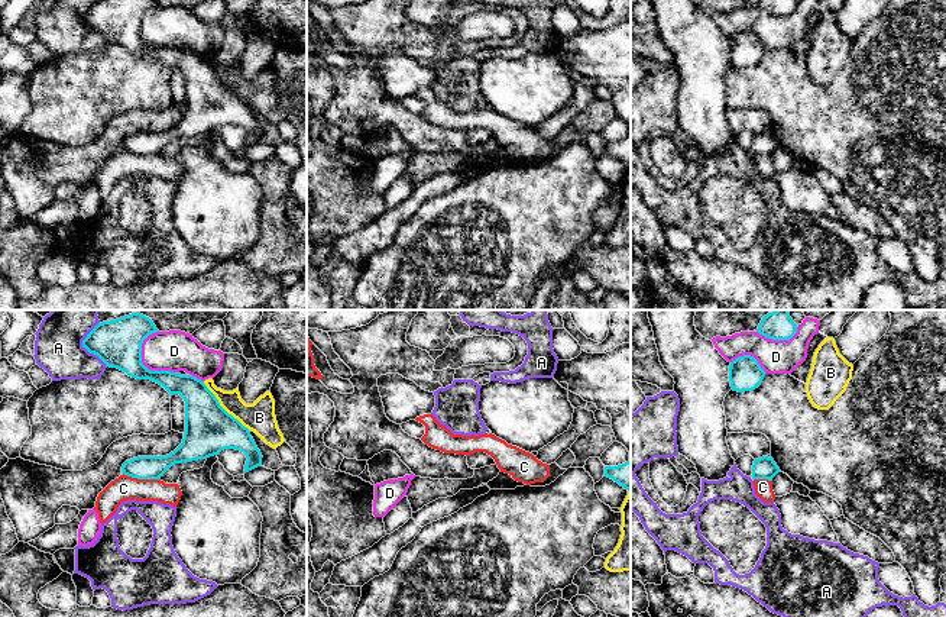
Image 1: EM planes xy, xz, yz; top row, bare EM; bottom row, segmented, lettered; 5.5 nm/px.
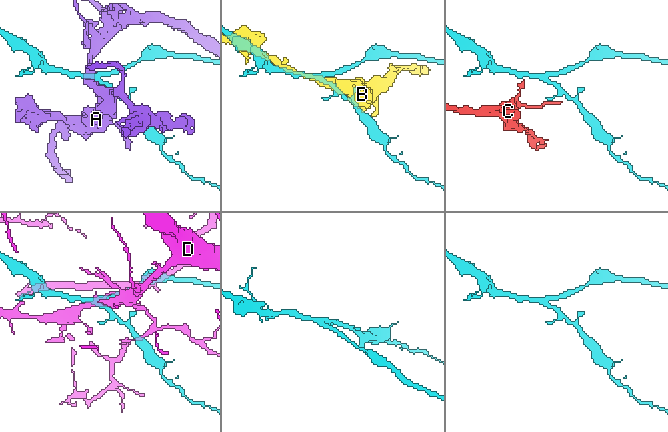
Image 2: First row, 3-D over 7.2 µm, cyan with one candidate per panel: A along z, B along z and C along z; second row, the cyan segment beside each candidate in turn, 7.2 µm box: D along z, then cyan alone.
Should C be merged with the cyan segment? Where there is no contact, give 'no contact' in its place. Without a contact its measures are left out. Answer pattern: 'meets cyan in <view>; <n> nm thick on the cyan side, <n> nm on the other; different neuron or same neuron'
meets cyan in xy; 130 nm thick on the cyan side, 140 nm on the other; different neuron

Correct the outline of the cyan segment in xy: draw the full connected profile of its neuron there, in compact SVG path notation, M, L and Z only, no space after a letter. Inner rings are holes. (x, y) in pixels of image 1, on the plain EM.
M97 0L82 16L82 23L97 30L106 42L136 55L150 55L185 77L182 119L166 132L126 136L123 149L137 155L159 155L175 139L207 135L224 125L246 130L244 149L260 142L263 132L249 104L220 81L204 56L171 46L150 46L142 39L142 19L156 7L155 0Z

